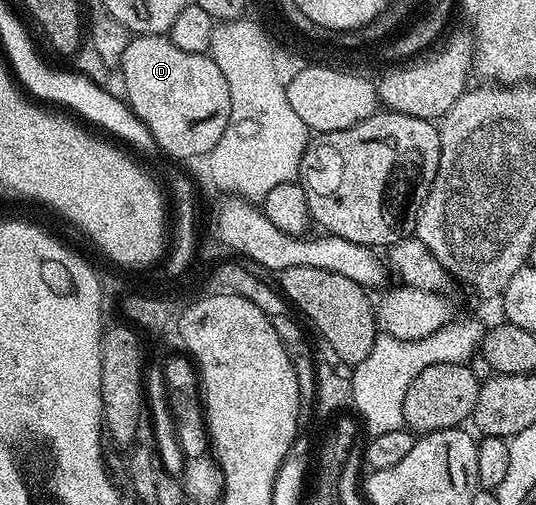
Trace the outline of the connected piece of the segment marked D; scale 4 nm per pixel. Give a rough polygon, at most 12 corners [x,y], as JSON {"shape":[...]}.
{"shape":[[168,34],[130,38],[125,102],[173,159],[208,156],[227,77]]}

